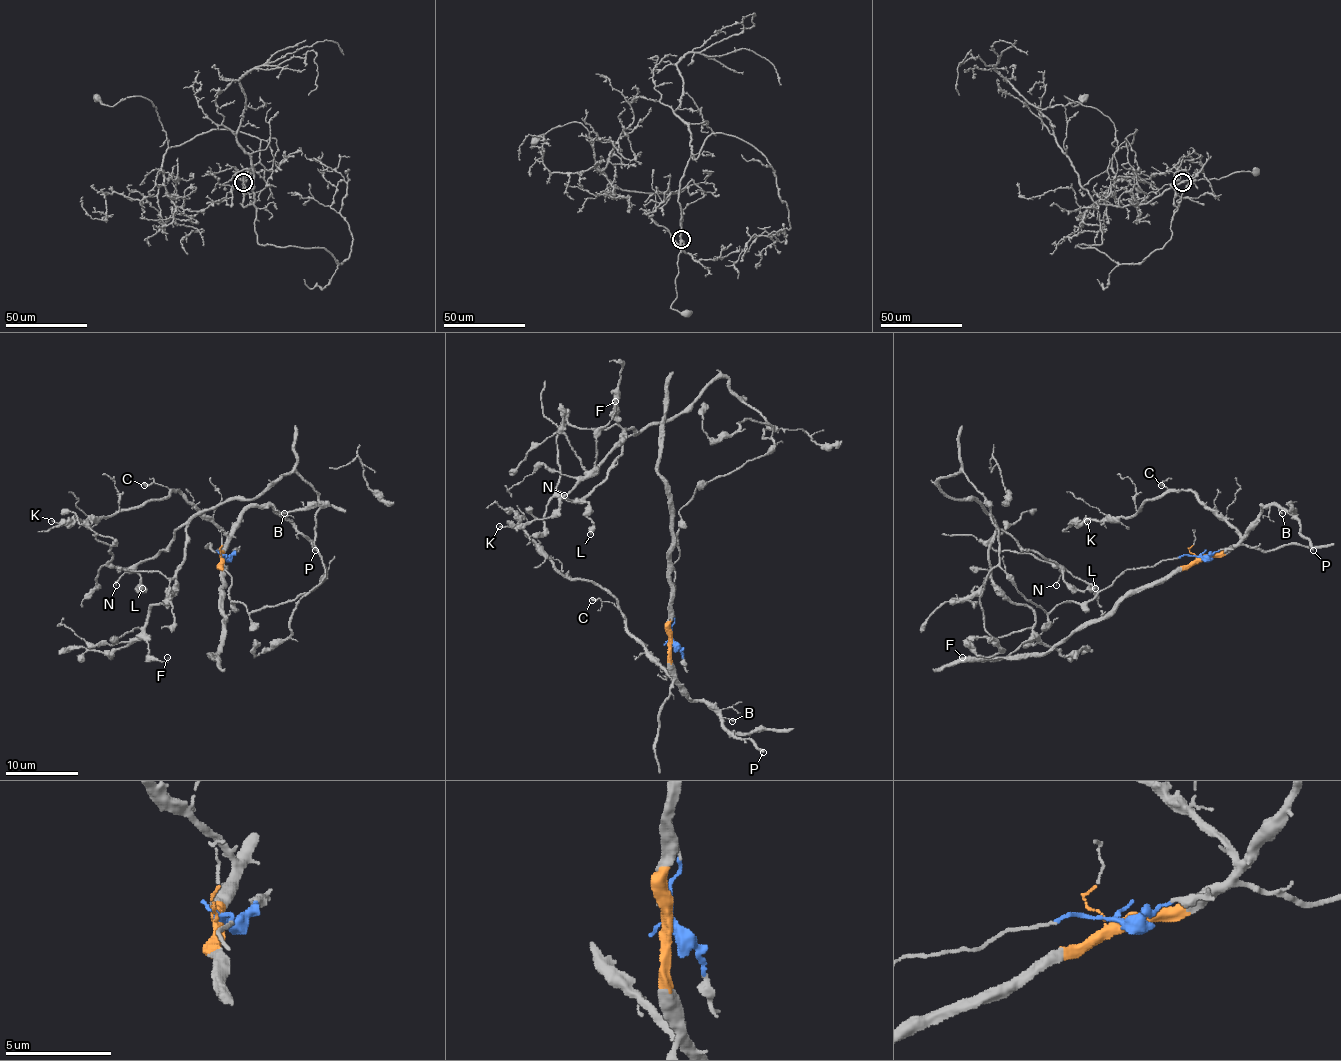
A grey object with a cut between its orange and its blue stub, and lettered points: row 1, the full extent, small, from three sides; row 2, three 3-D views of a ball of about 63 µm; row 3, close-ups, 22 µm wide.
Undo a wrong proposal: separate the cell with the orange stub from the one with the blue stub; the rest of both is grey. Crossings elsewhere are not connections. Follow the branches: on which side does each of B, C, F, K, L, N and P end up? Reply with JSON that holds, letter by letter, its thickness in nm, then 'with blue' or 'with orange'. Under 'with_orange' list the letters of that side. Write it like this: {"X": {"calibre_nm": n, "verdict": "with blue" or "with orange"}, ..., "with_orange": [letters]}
{"B": {"calibre_nm": 120, "verdict": "with orange"}, "C": {"calibre_nm": 130, "verdict": "with orange"}, "F": {"calibre_nm": 90, "verdict": "with blue"}, "K": {"calibre_nm": 120, "verdict": "with orange"}, "L": {"calibre_nm": 460, "verdict": "with blue"}, "N": {"calibre_nm": 100, "verdict": "with blue"}, "P": {"calibre_nm": 340, "verdict": "with orange"}, "with_orange": ["B", "C", "K", "P"]}

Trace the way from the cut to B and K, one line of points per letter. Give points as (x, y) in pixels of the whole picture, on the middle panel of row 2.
B: (671, 640), (671, 672), (691, 700), (708, 701), (733, 721)
K: (671, 640), (675, 678), (626, 629), (619, 603), (604, 589), (584, 580), (568, 578), (517, 524), (499, 525)

